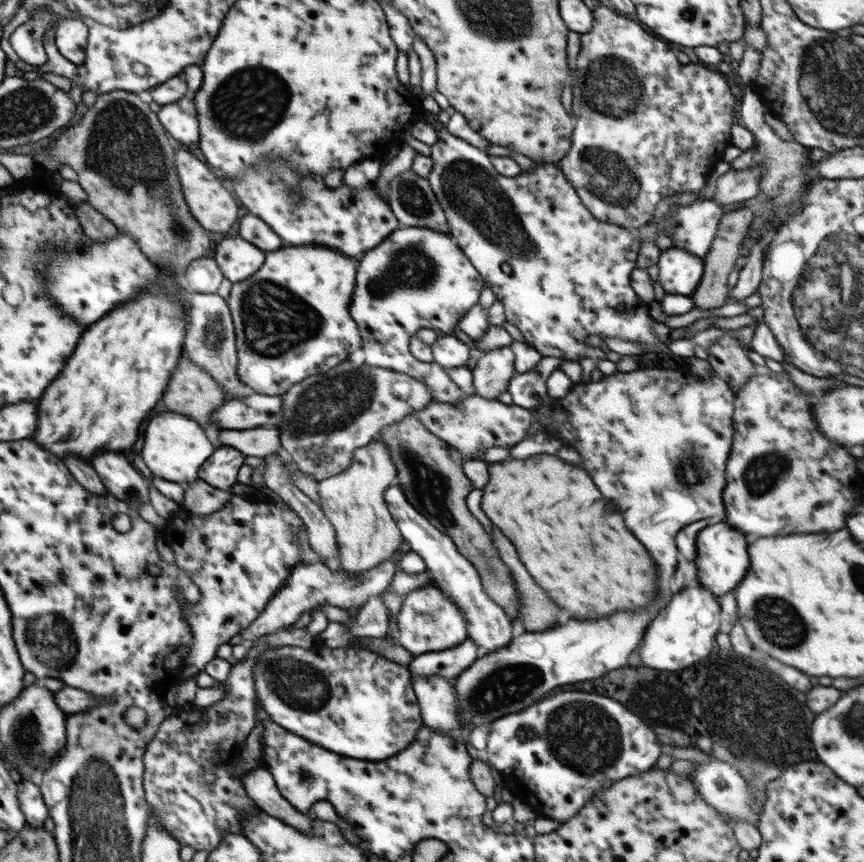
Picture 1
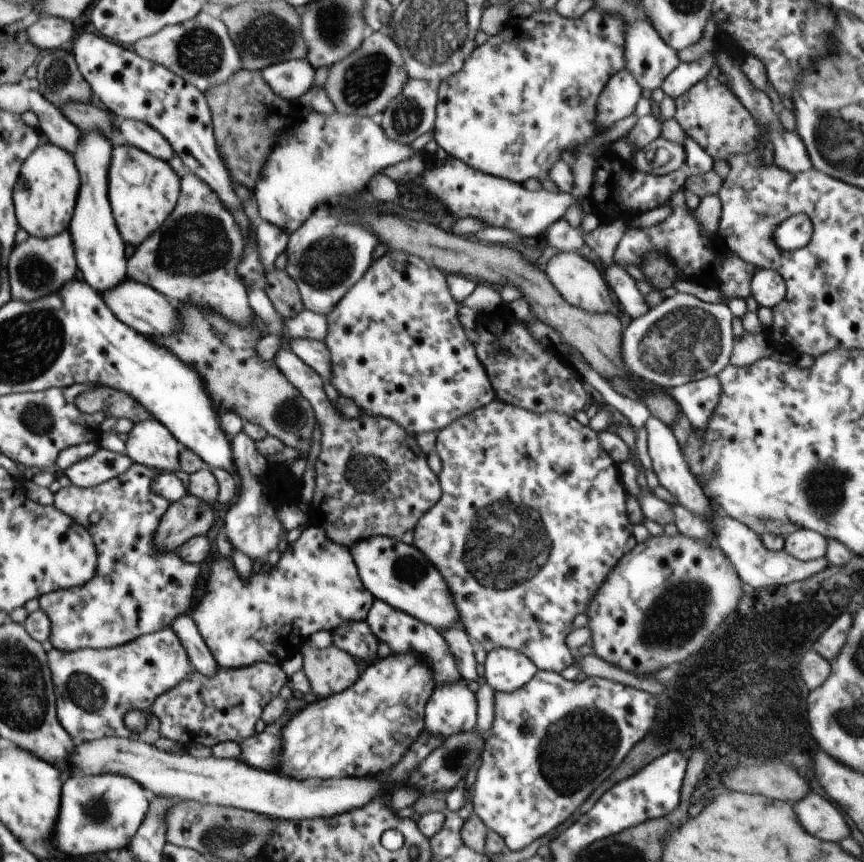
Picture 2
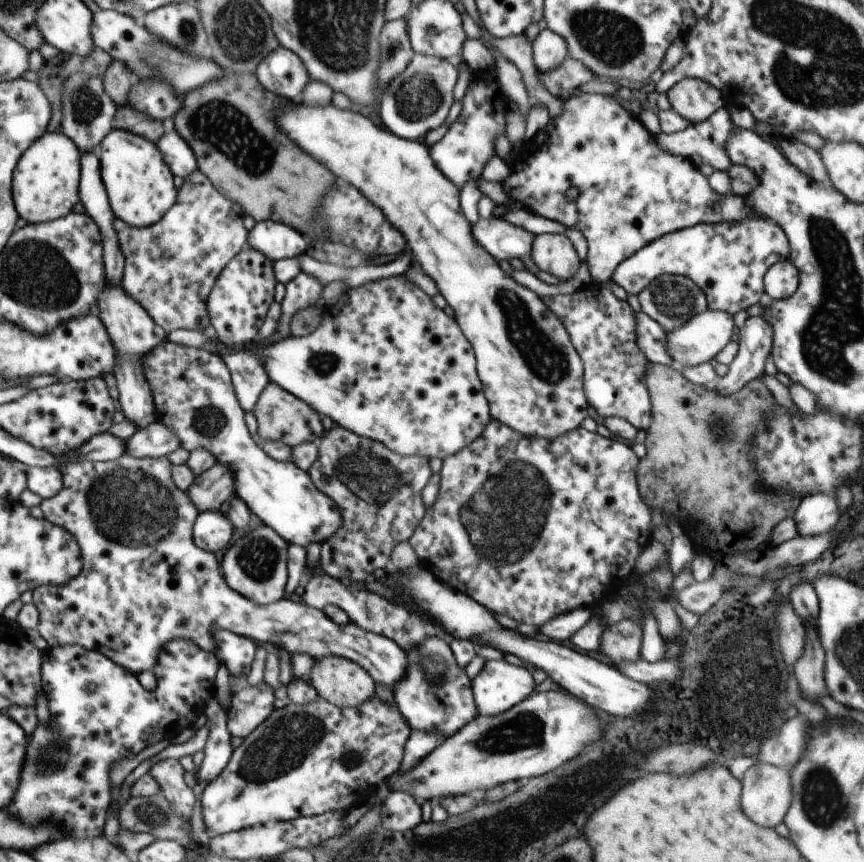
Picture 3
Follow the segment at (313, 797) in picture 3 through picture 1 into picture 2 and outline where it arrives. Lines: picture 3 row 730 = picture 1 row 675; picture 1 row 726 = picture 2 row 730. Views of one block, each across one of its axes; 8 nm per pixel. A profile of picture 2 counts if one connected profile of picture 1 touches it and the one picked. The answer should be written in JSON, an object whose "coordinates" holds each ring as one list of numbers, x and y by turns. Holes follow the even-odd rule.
{"coordinates":[[394,653,363,666,360,678,350,688,327,698,312,698,301,713,291,717,281,732,283,754,276,772,296,780,376,776,394,766,420,736,425,728,425,706,436,686,433,668,416,653]]}

